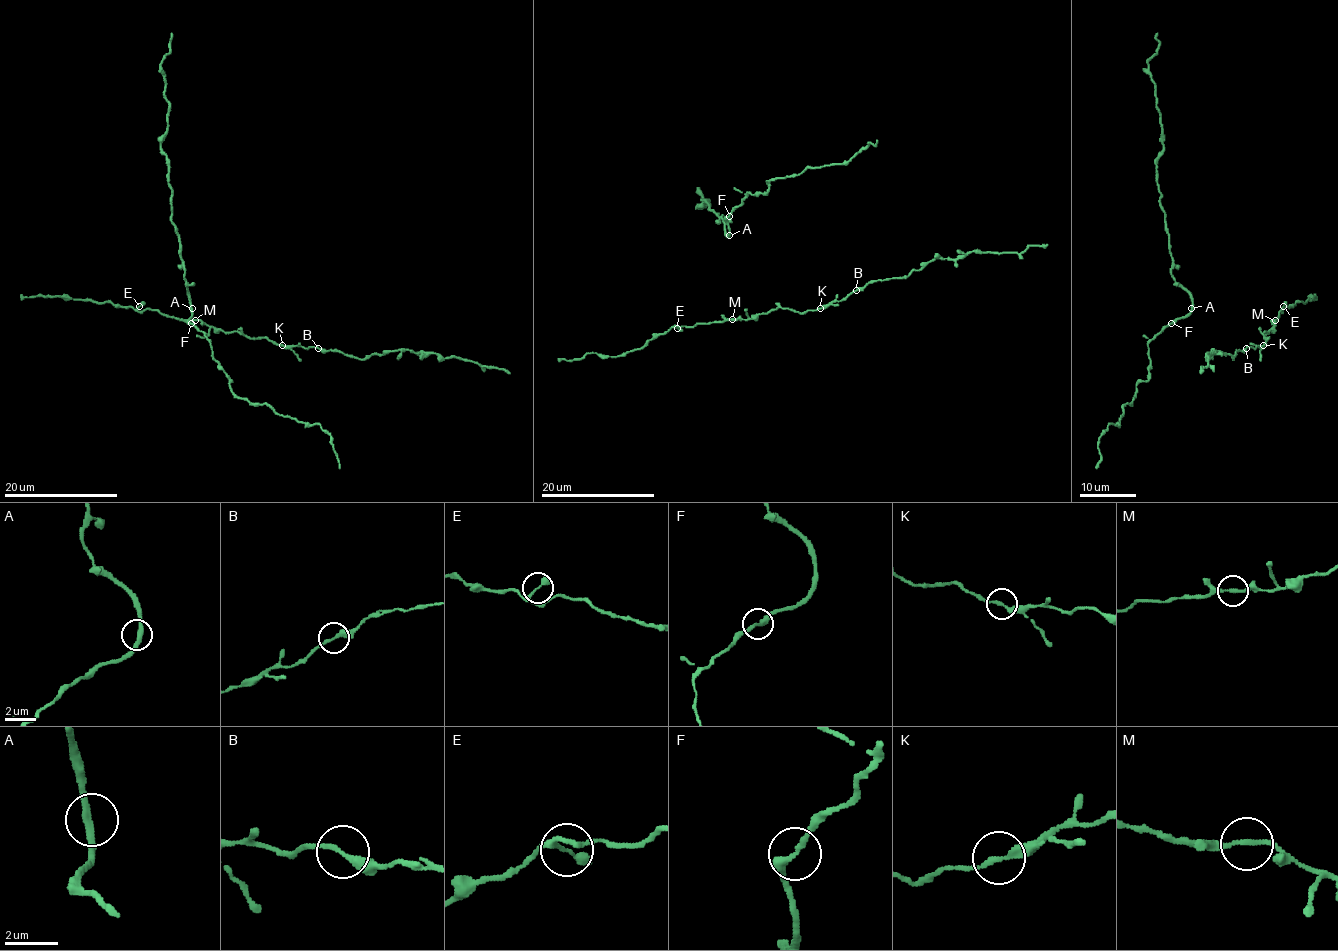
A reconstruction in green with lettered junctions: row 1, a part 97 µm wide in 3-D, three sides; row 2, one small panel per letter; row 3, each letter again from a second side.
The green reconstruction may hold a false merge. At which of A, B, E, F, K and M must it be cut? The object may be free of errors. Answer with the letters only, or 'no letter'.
no letter

